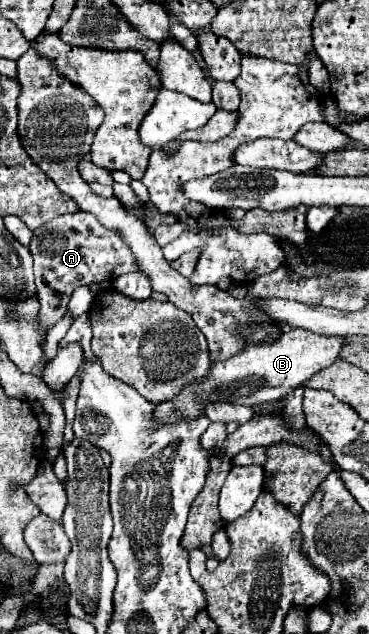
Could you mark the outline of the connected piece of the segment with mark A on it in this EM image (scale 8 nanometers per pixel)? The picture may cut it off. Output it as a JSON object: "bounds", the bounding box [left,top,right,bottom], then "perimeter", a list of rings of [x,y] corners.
{"bounds":[30,211,134,331],"perimeter":[[[82,211],[62,215],[38,227],[30,241],[30,253],[34,257],[36,297],[40,301],[42,331],[48,331],[66,313],[66,305],[76,287],[114,281],[114,277],[130,273],[130,267],[134,267],[130,249],[122,243],[122,239],[118,239],[114,231],[106,231],[106,227],[102,227],[94,215],[86,215]]]}

